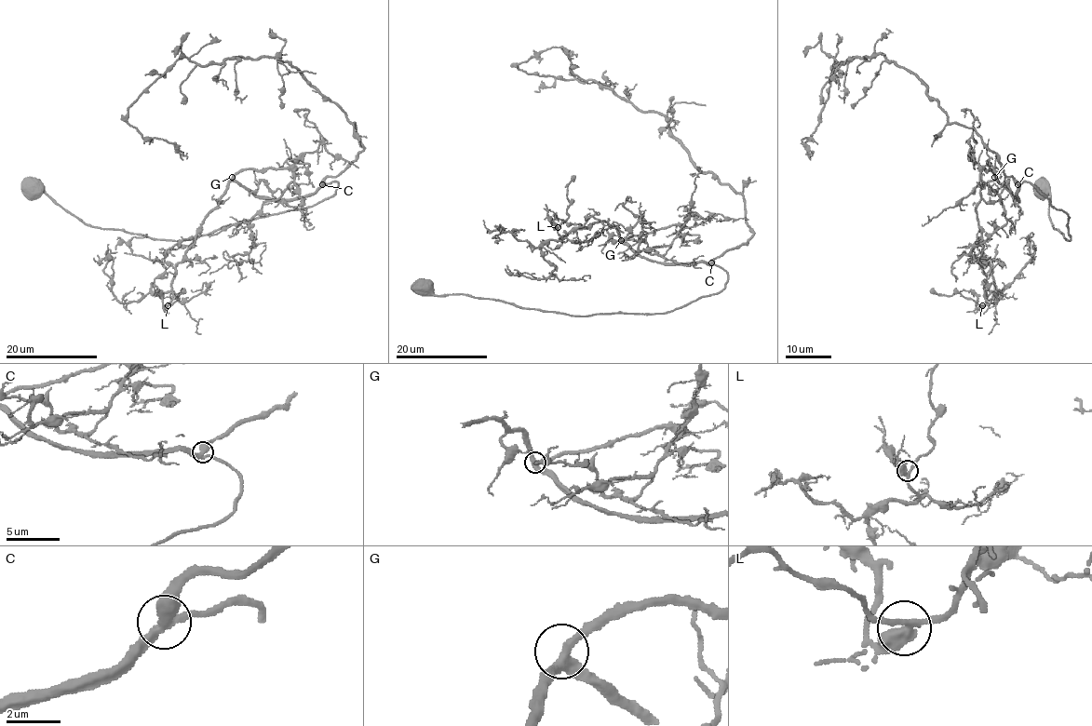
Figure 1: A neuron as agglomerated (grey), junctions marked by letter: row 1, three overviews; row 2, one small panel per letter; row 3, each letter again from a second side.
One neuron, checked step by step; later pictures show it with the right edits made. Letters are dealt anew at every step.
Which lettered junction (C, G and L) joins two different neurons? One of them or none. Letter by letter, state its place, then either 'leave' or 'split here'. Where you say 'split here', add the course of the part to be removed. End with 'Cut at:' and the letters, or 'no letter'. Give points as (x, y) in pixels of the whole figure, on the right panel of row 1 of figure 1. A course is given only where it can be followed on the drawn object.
C: (1017, 184) | leave
G: (994, 177) | leave
L: (982, 305) | leave
Cut at: no letter

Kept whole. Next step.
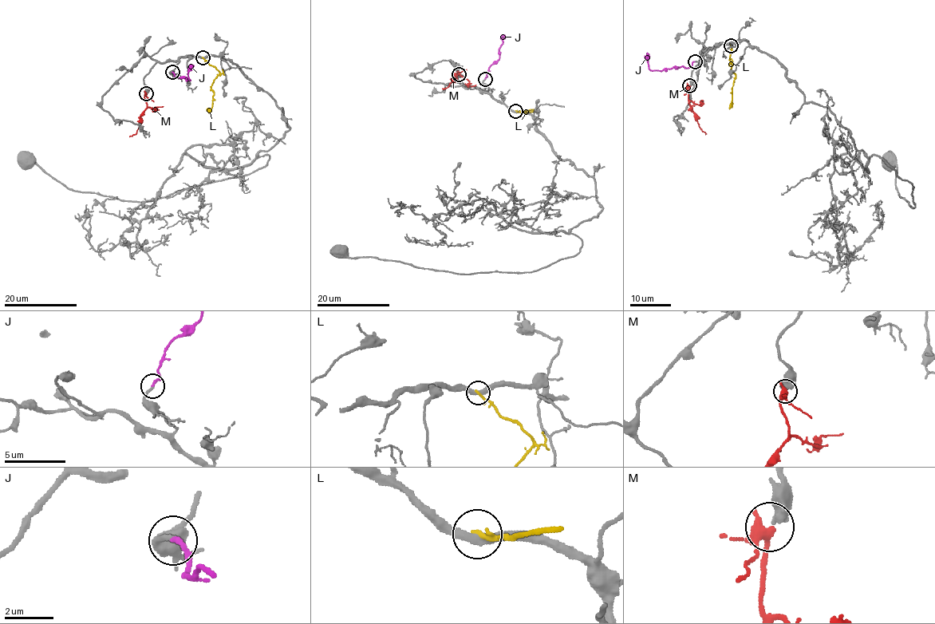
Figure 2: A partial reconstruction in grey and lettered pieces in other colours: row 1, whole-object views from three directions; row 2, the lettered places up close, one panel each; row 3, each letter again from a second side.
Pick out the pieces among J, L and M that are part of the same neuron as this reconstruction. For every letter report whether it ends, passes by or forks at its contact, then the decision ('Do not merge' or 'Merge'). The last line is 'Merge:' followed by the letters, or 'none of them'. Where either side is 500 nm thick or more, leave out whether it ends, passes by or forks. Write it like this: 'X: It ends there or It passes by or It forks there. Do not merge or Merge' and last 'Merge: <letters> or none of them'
J: It ends there. Do not merge
L: It passes by. Do not merge
M: Merge
Merge: M

